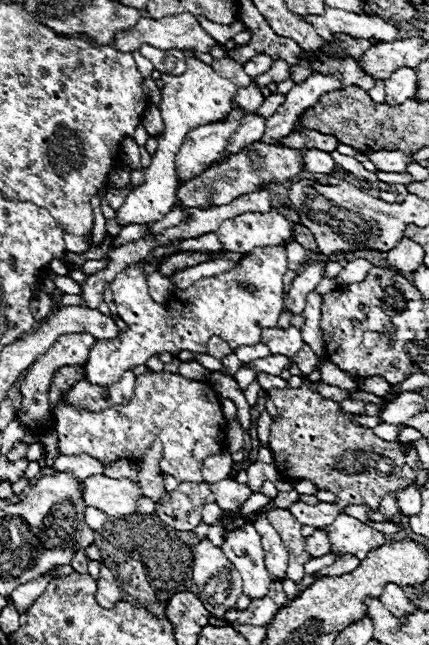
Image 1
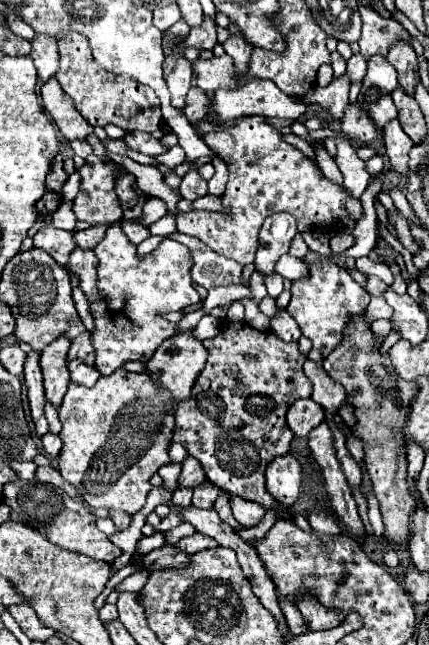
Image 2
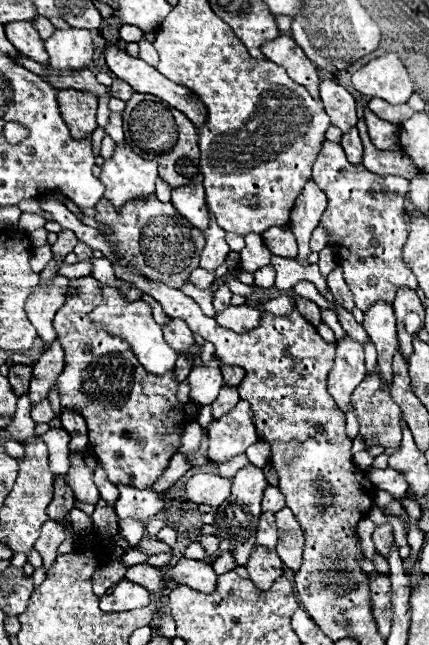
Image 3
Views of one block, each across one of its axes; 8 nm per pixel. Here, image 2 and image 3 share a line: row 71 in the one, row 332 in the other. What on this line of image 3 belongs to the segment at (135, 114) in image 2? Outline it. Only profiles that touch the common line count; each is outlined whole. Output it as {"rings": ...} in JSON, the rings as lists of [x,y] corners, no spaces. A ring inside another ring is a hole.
{"rings":[[[84,276],[78,280],[72,280],[72,296],[66,300],[66,304],[56,312],[54,328],[58,332],[58,340],[64,348],[64,372],[58,376],[58,392],[60,392],[60,404],[62,408],[76,410],[84,416],[88,424],[88,448],[96,456],[96,460],[102,464],[108,480],[112,484],[126,484],[134,488],[148,488],[168,466],[170,458],[180,448],[180,434],[182,434],[182,422],[184,412],[182,404],[176,398],[178,380],[172,372],[166,372],[162,376],[154,376],[146,372],[136,356],[132,354],[130,346],[116,336],[110,336],[104,330],[98,330],[90,320],[88,314],[96,304],[100,304],[100,282],[92,276]]]}

